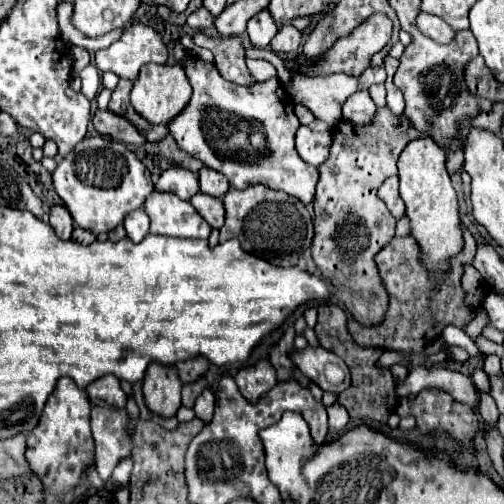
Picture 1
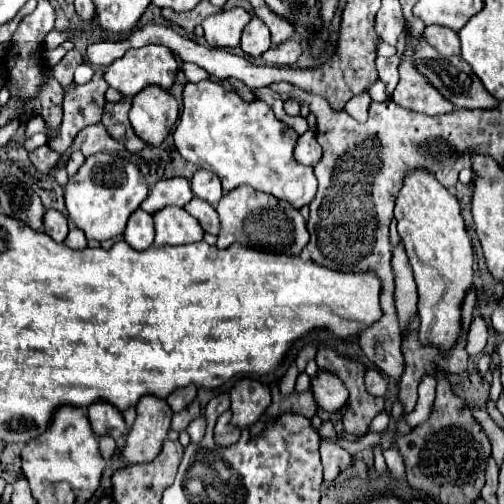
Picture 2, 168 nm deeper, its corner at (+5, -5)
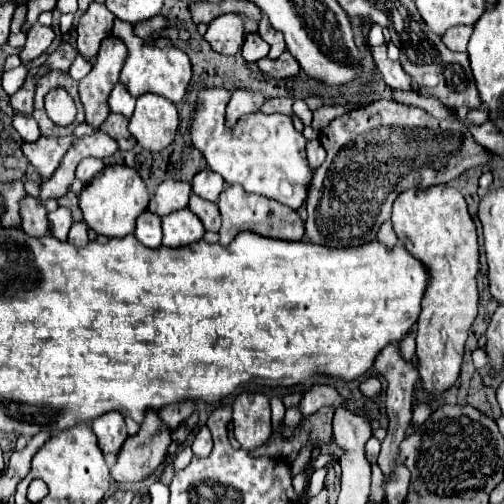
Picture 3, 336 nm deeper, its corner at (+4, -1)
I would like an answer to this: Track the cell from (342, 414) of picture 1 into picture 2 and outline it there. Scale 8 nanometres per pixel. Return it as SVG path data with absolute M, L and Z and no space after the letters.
M329 441L321 443L321 461L325 467L325 483L333 481L343 469L347 469L353 463L353 455L349 455L345 449L341 449L339 445L333 445Z

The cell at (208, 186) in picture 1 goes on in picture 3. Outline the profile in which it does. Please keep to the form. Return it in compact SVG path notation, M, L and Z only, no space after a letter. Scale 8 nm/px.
M202 169L192 179L192 191L196 195L200 195L202 199L208 199L208 201L216 201L222 187L224 187L222 177L218 173L214 173L212 169Z

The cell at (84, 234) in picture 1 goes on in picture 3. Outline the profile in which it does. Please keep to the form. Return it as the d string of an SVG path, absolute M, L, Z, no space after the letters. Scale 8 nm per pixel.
M74 223L68 233L68 241L76 247L84 247L88 243L88 227L84 223Z

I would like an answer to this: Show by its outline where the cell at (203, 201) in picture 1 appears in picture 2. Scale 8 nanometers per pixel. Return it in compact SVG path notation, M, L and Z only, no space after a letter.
M193 197L189 201L189 205L185 205L185 211L191 213L201 223L205 233L213 233L213 235L219 233L219 215L217 215L215 207L209 205L207 201L201 201L201 199Z

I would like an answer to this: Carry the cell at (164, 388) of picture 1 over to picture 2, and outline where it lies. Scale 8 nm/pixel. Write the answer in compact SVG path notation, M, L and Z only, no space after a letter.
M141 397L141 401L137 403L137 421L127 435L127 443L121 449L121 457L129 465L151 463L159 455L159 451L163 447L163 441L167 439L169 425L171 425L171 415L173 415L173 411L165 405L165 401L157 401L157 397Z

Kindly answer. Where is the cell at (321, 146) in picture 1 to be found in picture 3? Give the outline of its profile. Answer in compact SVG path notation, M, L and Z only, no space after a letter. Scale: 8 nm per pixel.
M310 139L310 141L306 143L306 155L308 155L310 169L312 169L312 171L316 171L316 169L322 165L322 161L324 161L326 151L324 151L324 147L320 145L320 141L318 141L318 139Z

